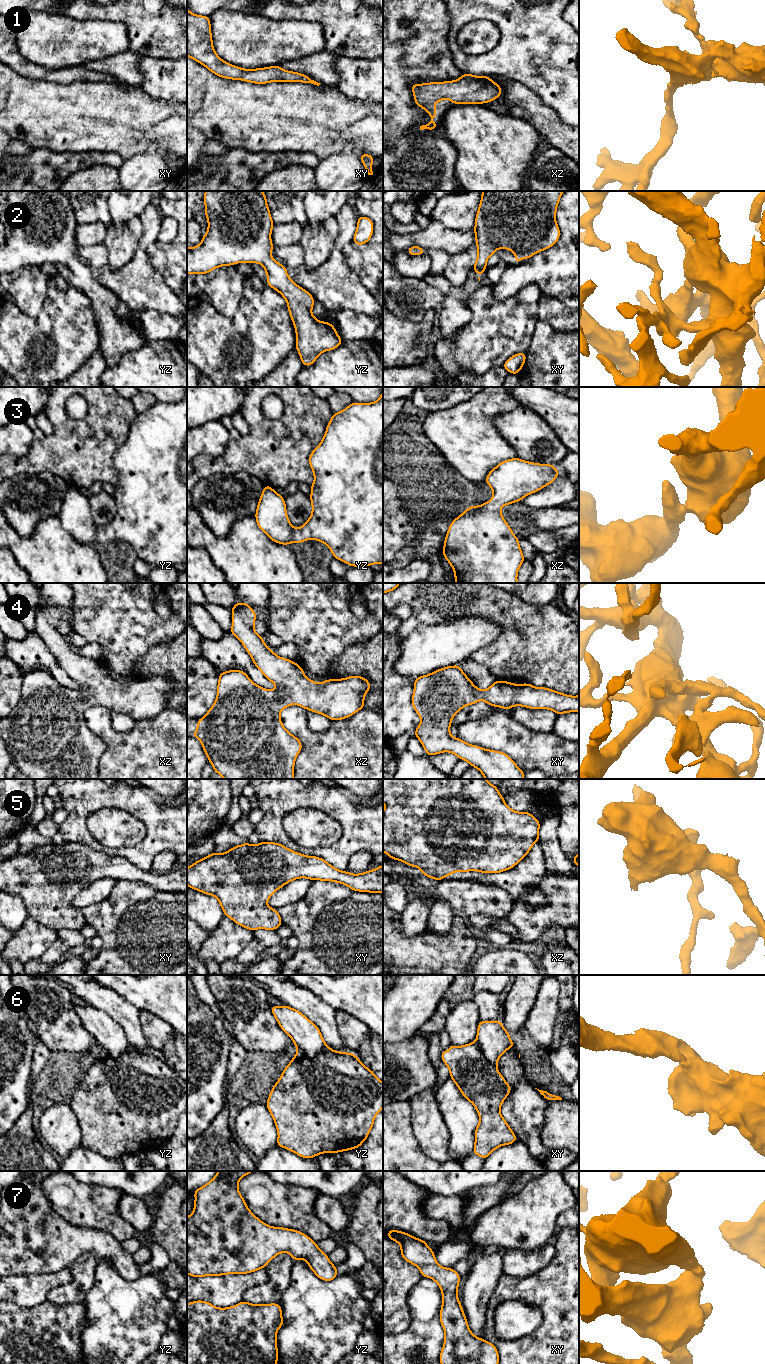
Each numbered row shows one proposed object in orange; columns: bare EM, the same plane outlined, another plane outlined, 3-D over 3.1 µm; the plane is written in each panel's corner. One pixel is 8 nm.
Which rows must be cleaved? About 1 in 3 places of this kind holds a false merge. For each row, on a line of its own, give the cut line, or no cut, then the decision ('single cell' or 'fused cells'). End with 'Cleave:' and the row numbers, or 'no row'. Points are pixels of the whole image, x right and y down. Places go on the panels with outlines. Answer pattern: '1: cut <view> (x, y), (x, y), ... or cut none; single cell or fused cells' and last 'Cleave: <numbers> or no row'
1: cut none; single cell
2: cut none; single cell
3: cut none; single cell
4: cut none; single cell
5: cut none; single cell
6: cut none; single cell
7: cut none; single cell
Cleave: no row

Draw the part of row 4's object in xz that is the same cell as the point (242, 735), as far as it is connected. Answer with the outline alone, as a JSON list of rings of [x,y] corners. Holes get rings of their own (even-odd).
[[[236,602],[231,612],[232,628],[230,633],[240,640],[251,656],[254,665],[277,688],[267,690],[256,685],[244,671],[228,670],[219,673],[216,700],[205,716],[197,720],[197,730],[192,734],[192,737],[201,741],[203,750],[214,771],[224,779],[294,779],[295,759],[303,746],[297,737],[284,728],[280,718],[281,710],[296,704],[306,710],[322,714],[331,721],[346,719],[365,707],[365,694],[371,689],[371,685],[366,678],[361,676],[328,679],[322,683],[308,679],[301,666],[292,660],[277,656],[273,650],[266,646],[263,637],[254,631],[256,613],[246,602]]]

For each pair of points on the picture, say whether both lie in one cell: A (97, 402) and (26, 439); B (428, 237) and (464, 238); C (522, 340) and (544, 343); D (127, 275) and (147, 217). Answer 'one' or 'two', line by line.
A: two
B: one
C: two
D: one

